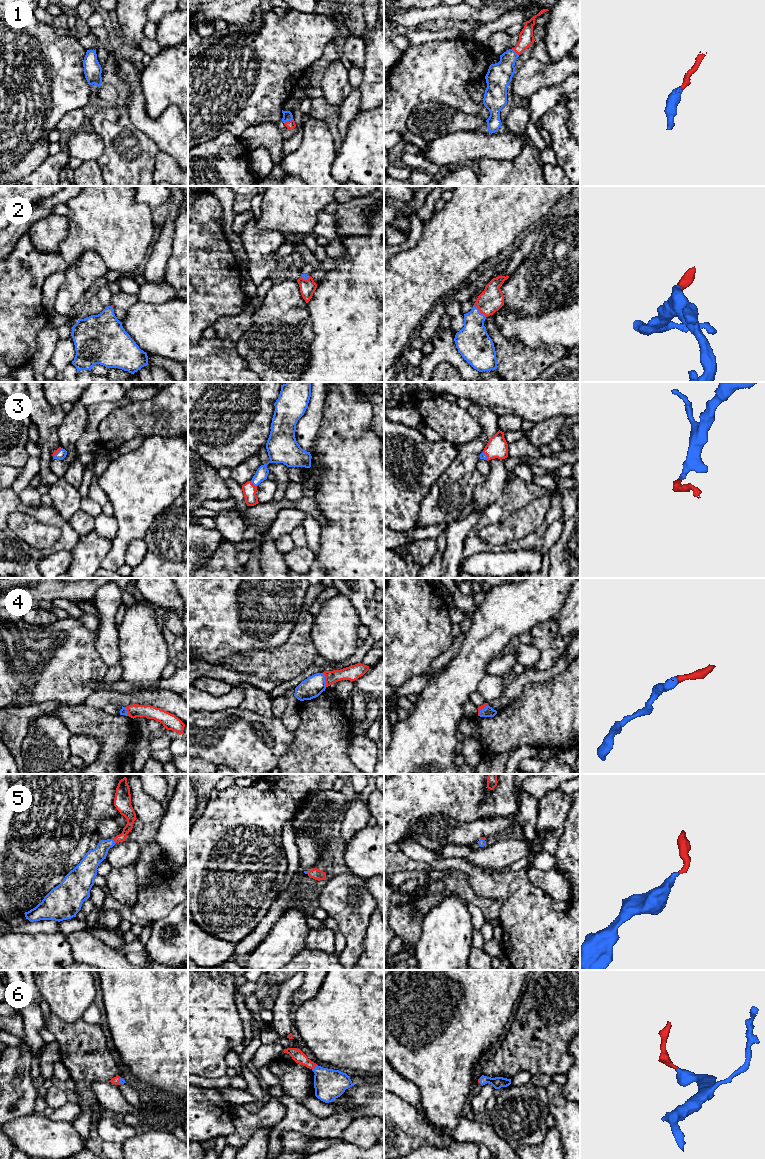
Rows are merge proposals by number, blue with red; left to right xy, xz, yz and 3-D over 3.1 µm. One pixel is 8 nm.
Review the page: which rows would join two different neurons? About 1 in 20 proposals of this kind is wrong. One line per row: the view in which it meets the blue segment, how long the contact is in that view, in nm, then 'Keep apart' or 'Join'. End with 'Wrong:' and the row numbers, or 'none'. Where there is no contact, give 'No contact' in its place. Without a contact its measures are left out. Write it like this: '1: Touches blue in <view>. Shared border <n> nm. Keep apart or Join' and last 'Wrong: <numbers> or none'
1: Touches blue in xz. Shared border 90 nm. Join
2: Touches blue in yz. Shared border 140 nm. Join
3: Touches blue in xz. Shared border 70 nm. Join
4: Touches blue in xz. Shared border 120 nm. Join
5: Touches blue in xy. Shared border 50 nm. Join
6: Touches blue in xz. Shared border 60 nm. Join
Wrong: none

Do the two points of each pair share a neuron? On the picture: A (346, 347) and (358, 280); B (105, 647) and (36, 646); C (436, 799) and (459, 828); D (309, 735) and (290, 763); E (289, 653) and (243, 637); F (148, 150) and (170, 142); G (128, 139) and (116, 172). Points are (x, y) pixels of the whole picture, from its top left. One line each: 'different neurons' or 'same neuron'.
A: same neuron
B: different neurons
C: different neurons
D: same neuron
E: different neurons
F: different neurons
G: same neuron

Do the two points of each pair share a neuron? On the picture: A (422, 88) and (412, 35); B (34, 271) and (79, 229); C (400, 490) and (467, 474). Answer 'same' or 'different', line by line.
A: different
B: different
C: different

